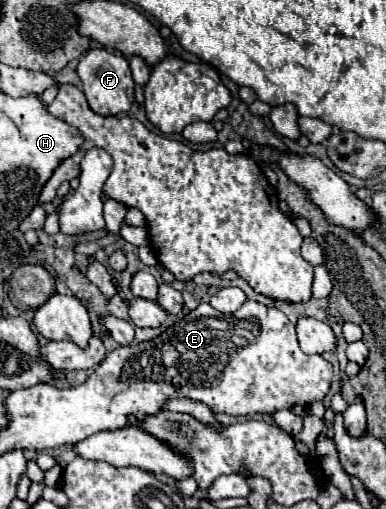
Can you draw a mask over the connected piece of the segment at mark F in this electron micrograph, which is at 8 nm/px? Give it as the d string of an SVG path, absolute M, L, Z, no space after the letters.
M91 49L87 55L81 57L77 65L77 75L83 83L83 93L89 101L89 107L99 115L117 115L131 109L131 103L135 101L135 81L131 77L129 63L123 55L115 55L107 49Z

